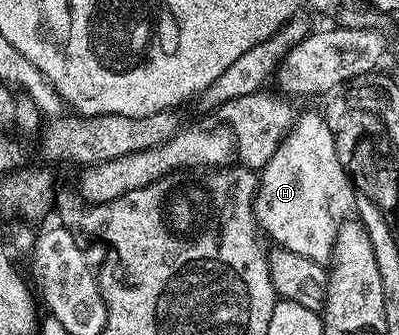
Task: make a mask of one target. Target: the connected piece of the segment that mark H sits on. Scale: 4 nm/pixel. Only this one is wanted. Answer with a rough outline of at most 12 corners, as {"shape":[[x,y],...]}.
{"shape":[[325,114],[260,169],[257,226],[321,264],[356,192]]}

